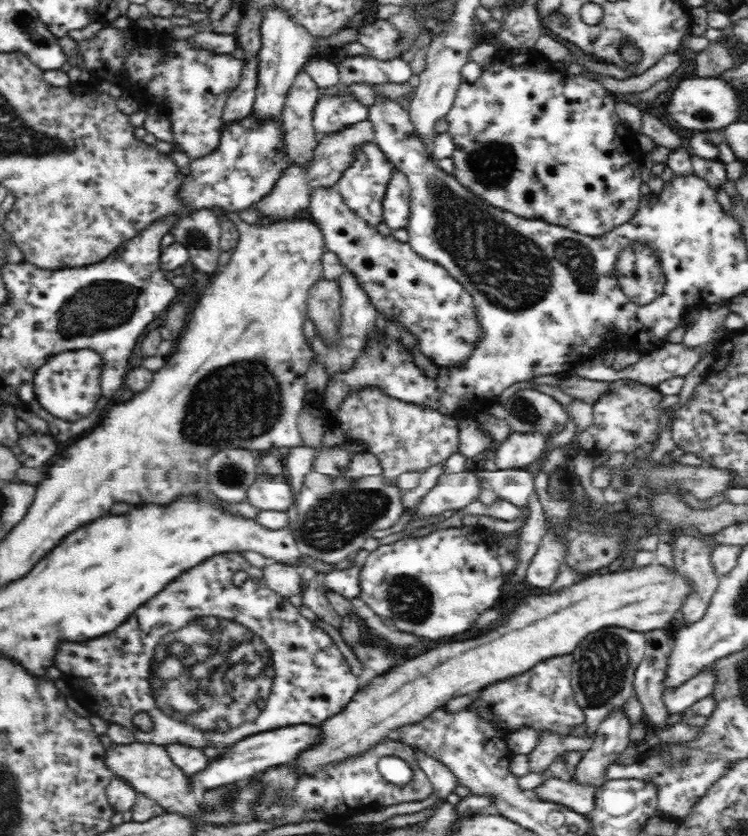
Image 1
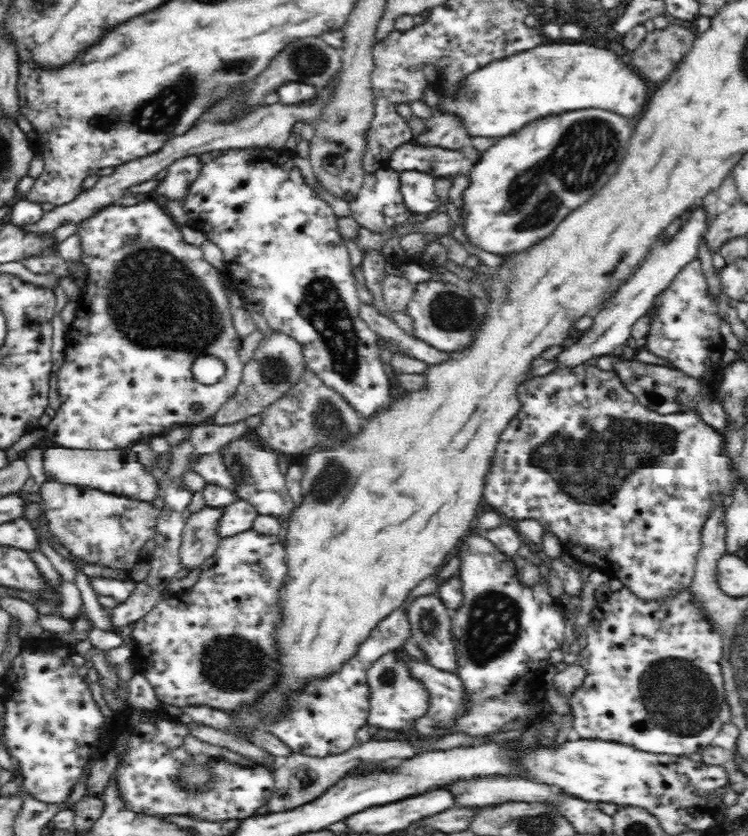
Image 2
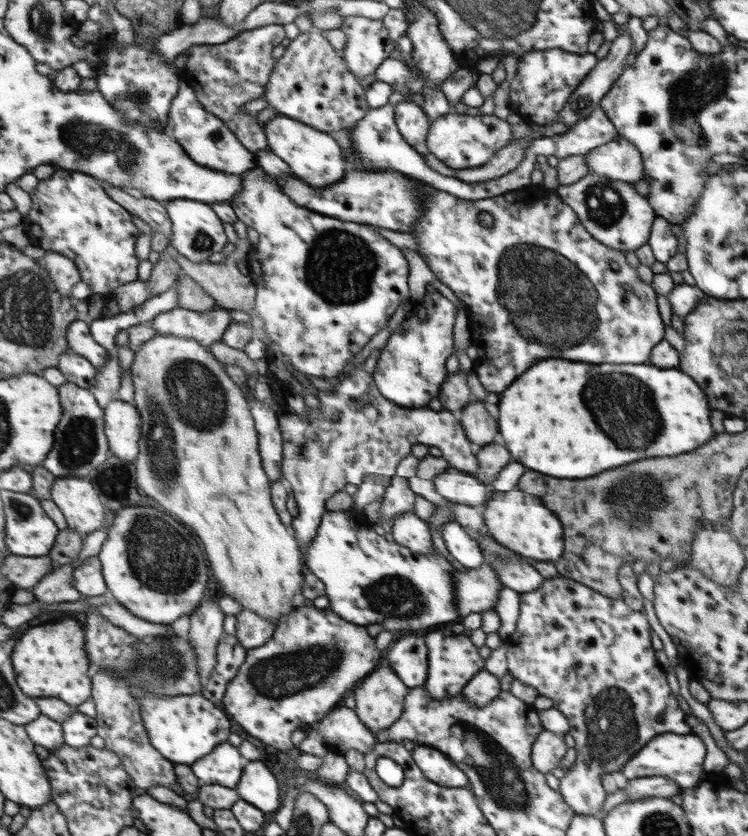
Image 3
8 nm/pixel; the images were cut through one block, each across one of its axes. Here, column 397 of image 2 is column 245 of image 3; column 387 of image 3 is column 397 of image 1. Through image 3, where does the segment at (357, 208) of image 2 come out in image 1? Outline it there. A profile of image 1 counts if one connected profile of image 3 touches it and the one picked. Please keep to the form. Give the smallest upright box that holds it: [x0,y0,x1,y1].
[307,187,478,366]

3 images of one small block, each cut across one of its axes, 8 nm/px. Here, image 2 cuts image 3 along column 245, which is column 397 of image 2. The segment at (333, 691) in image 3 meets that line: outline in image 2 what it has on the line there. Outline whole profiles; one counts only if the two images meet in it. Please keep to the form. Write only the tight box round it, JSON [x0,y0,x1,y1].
[367,653,428,733]

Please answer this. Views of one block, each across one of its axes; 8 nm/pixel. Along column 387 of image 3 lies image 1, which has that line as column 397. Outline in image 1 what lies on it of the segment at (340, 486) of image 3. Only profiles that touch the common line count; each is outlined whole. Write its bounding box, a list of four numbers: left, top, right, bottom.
[336,388,459,483]

